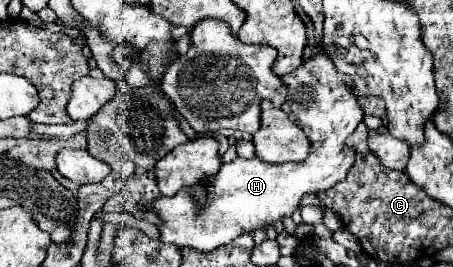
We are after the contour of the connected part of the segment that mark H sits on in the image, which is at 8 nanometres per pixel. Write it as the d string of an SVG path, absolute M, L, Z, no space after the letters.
M319 53L305 61L299 69L283 75L281 81L289 89L287 101L281 105L281 109L303 129L311 143L307 161L269 165L261 163L259 159L235 159L233 163L225 163L209 181L209 207L205 207L201 213L193 211L195 199L189 191L179 191L175 197L157 199L155 211L163 221L159 227L163 243L213 251L215 247L227 245L243 233L273 227L277 221L291 217L299 209L303 195L317 195L319 191L327 191L345 179L355 161L355 151L345 147L345 139L355 131L365 115L351 91L351 79L339 73L325 53Z

